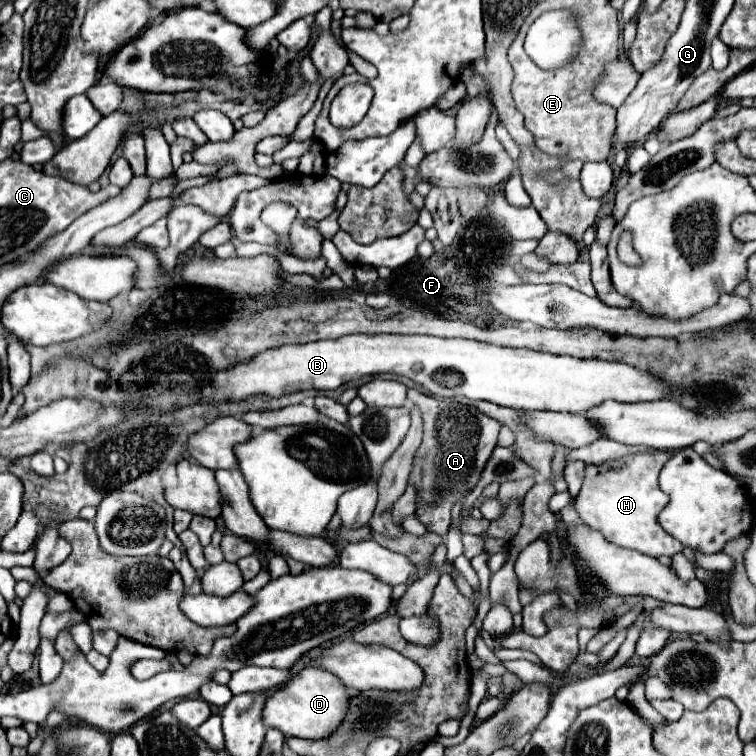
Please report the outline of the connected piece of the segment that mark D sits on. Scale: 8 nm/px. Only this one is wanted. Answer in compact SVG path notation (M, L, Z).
M303 667L283 687L269 693L261 715L267 727L279 729L283 735L321 739L329 737L333 729L337 729L337 725L343 721L347 713L347 701L349 689L333 673L319 667Z

